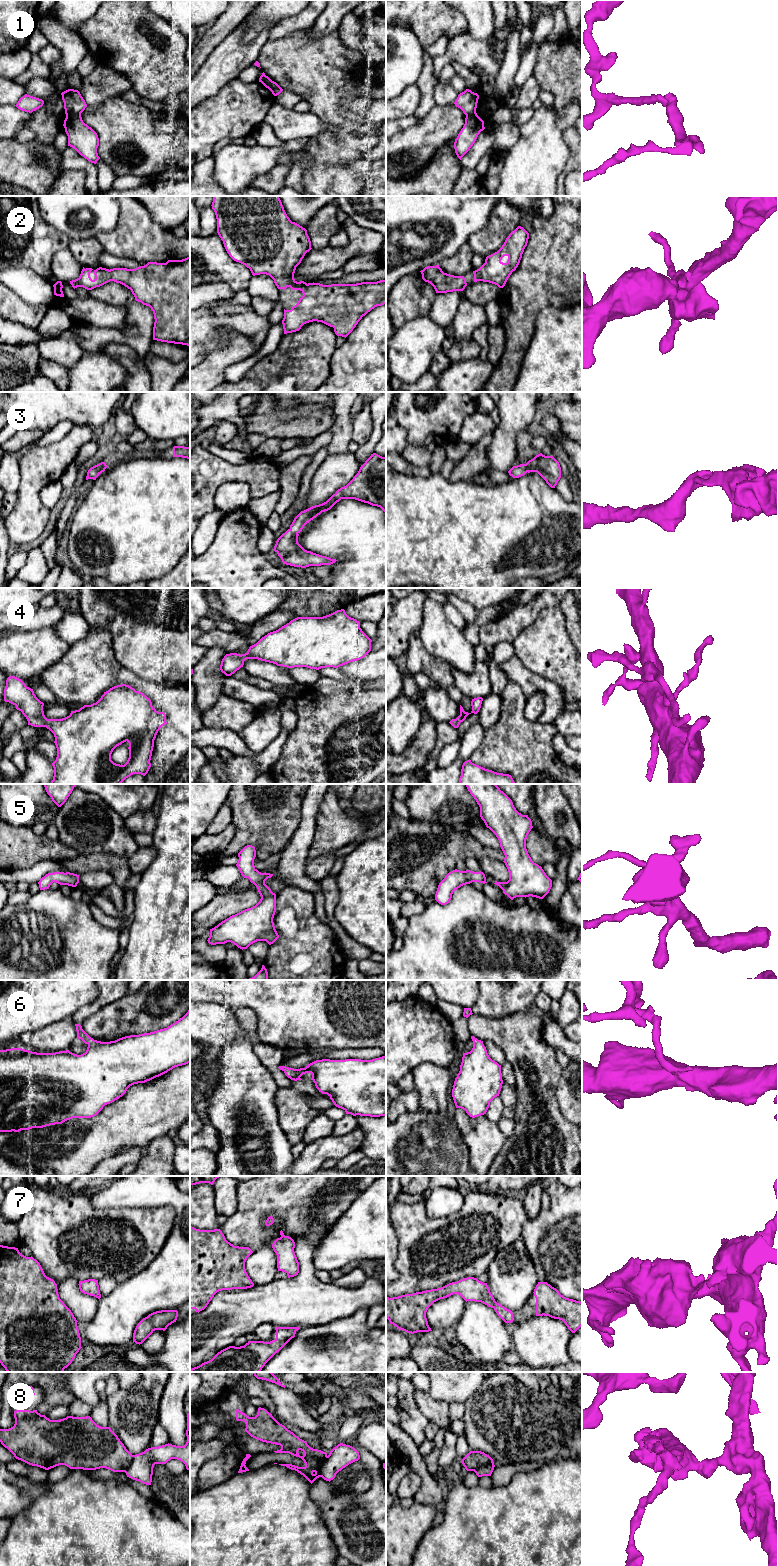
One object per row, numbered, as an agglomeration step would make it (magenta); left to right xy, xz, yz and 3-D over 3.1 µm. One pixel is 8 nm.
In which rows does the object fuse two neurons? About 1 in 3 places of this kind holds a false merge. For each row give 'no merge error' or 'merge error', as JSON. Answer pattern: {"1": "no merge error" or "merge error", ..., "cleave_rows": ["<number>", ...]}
{"1": "merge error", "2": "no merge error", "3": "no merge error", "4": "no merge error", "5": "no merge error", "6": "no merge error", "7": "no merge error", "8": "merge error", "cleave_rows": ["1", "8"]}

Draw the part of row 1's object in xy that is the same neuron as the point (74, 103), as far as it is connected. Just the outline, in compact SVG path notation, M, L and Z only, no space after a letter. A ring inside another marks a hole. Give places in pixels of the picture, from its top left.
M68 89L61 93L64 102L65 114L81 115L87 104L78 90Z

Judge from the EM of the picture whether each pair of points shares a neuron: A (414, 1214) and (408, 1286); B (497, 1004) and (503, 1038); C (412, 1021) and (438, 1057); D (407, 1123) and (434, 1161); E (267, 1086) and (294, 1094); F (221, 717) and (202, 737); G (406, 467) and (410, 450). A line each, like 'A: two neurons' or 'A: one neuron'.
A: one neuron
B: two neurons
C: one neuron
D: one neuron
E: two neurons
F: two neurons
G: two neurons

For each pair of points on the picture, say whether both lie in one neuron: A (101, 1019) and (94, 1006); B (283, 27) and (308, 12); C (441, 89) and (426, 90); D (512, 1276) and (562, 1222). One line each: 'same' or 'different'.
A: different
B: same
C: different
D: different

